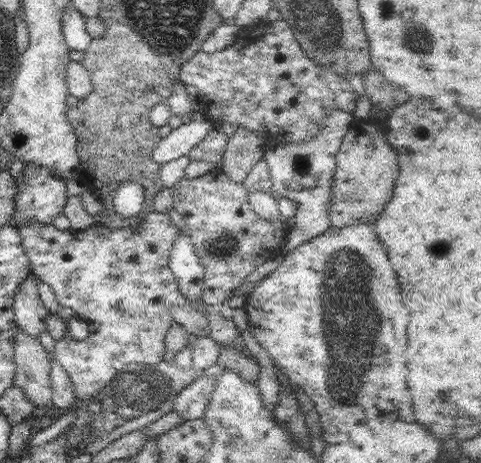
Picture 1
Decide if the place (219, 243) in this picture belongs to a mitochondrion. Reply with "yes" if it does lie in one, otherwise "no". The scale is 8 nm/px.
yes

